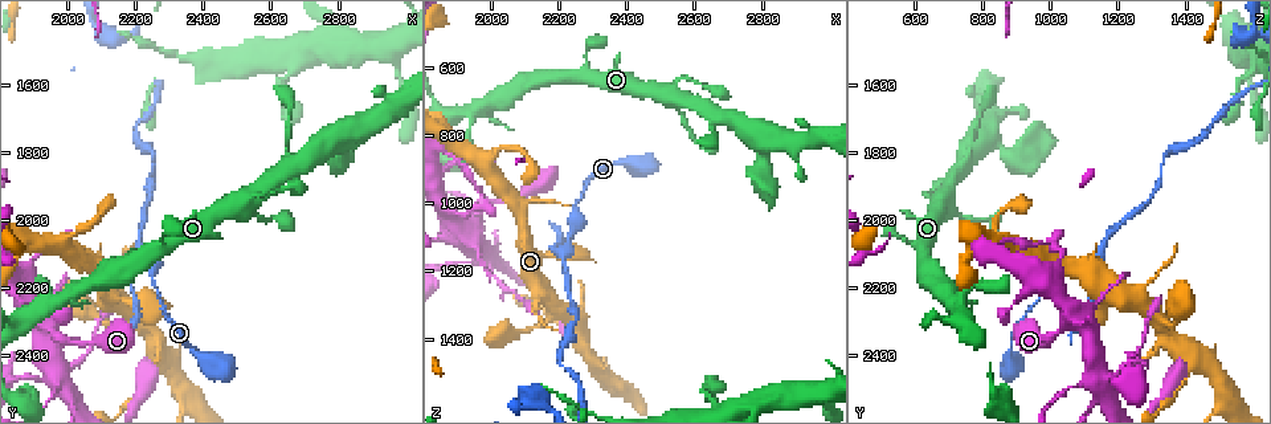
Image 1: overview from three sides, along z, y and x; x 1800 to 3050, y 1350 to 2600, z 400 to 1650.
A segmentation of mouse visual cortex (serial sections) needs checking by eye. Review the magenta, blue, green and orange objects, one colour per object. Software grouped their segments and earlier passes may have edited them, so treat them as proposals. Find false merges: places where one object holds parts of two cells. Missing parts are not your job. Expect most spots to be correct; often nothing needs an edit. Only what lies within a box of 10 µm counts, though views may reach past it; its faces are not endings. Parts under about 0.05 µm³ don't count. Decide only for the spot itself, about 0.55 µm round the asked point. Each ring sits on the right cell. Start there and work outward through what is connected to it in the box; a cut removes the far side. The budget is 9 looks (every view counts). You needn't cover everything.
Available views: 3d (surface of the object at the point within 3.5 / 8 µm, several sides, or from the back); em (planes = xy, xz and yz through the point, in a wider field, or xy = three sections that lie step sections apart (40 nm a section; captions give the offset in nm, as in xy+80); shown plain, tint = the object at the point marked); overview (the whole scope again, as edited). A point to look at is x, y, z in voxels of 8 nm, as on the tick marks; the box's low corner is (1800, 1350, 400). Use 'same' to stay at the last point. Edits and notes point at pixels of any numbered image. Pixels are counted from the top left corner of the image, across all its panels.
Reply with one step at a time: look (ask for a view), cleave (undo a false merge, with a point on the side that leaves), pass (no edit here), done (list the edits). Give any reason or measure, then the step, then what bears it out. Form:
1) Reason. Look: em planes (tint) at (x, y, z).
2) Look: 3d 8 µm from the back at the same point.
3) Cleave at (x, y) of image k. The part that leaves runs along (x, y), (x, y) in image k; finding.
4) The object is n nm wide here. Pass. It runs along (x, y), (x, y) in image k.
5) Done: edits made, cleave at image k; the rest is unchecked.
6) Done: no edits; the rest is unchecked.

Three-way junction. Look: 3d 3.5 µm from the back at (2270, 2380, 1410).

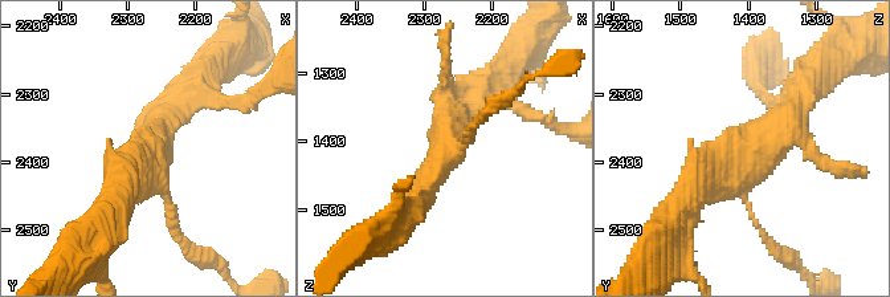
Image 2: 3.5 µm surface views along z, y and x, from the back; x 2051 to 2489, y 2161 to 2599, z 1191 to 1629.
3 arms meet here; the arms are 100, 300, 400 nm wide. Look: em xy step 5 (tint) at (2275, 2390, 1415).

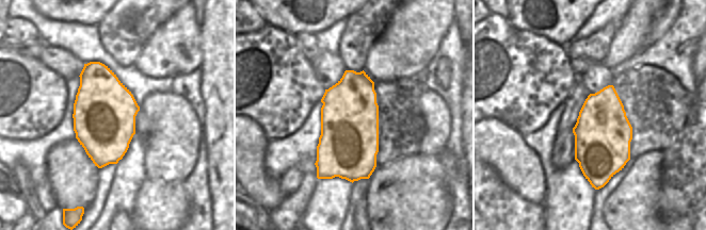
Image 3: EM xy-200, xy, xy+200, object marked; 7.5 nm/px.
Look: em xy step 1 (tint) at the same point.

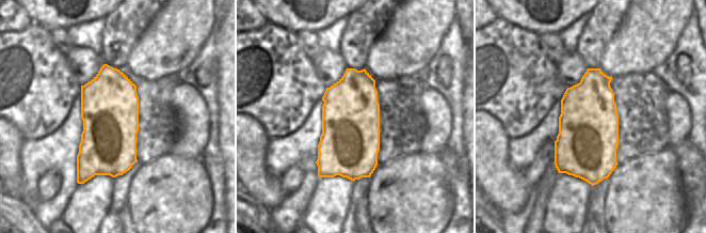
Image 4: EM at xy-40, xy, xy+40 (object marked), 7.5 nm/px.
Pass. It runs along (793, 102), (682, 204) in image 2; one cell here.

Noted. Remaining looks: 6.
Four or more arms meet. Look: 3d 8 µm at (1940, 2300, 1080).

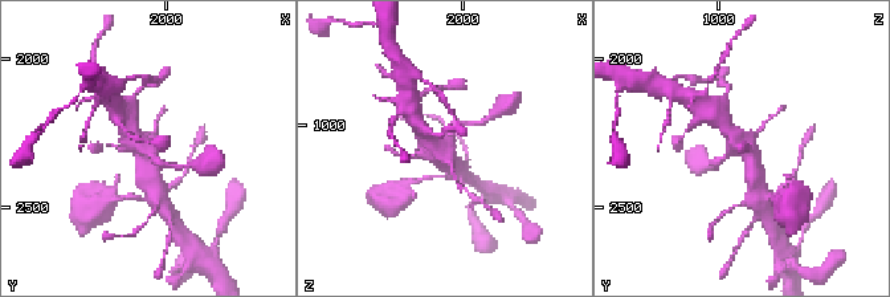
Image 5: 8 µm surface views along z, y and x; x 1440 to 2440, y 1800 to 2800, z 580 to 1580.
Closer look. Look: 3d 3.5 µm at the same point.

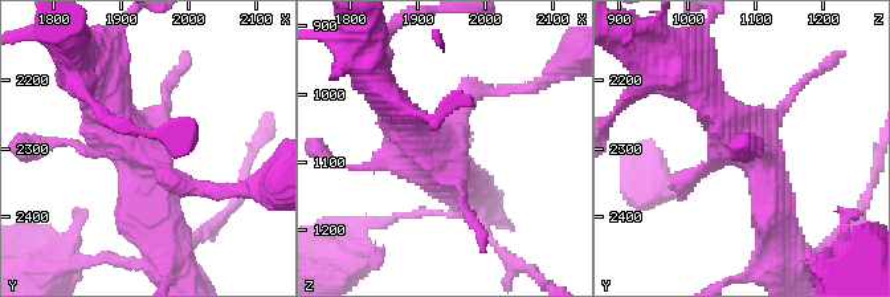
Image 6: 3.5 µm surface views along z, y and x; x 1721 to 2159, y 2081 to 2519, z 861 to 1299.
Look: em xy step 5 (tint) at (1940, 2305, 1070).

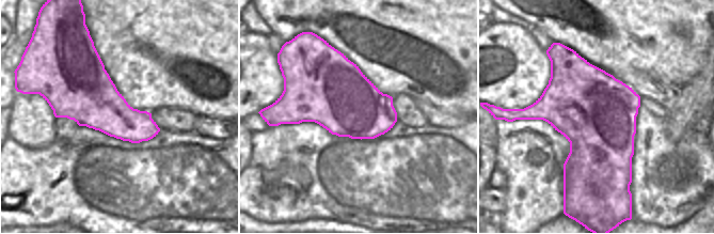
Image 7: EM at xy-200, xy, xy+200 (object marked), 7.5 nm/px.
Pass. It runs along (490, 92), (469, 96), (445, 143), (453, 183) in image 6; continuous, no second cell.

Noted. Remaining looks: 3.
Sharp bend. Look: 3d 3.5 µm at (2540, 1950, 650).

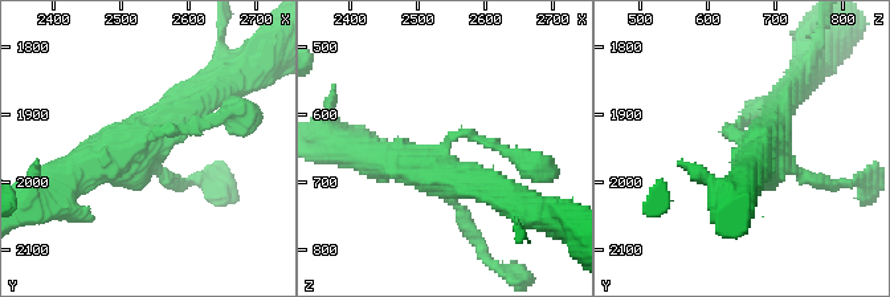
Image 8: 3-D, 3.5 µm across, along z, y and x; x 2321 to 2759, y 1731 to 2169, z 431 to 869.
Look: em xy step 3 (tint) at (2535, 1945, 650).

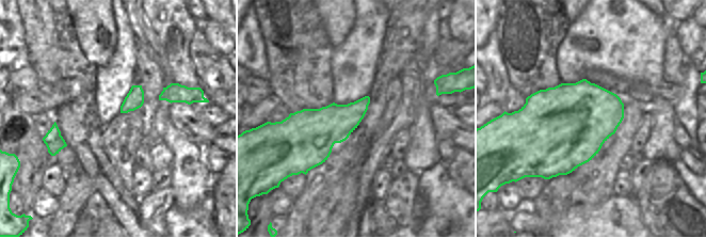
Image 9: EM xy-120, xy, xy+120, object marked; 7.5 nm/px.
Pass. One cell here.

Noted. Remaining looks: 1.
Done: no edits; the rest is unchecked.

